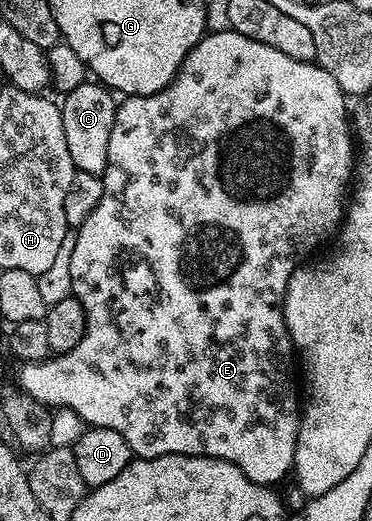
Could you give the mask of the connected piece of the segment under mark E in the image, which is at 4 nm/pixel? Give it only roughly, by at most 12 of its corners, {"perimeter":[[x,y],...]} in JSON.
{"perimeter":[[237,30],[120,99],[43,406],[276,487],[347,95]]}

